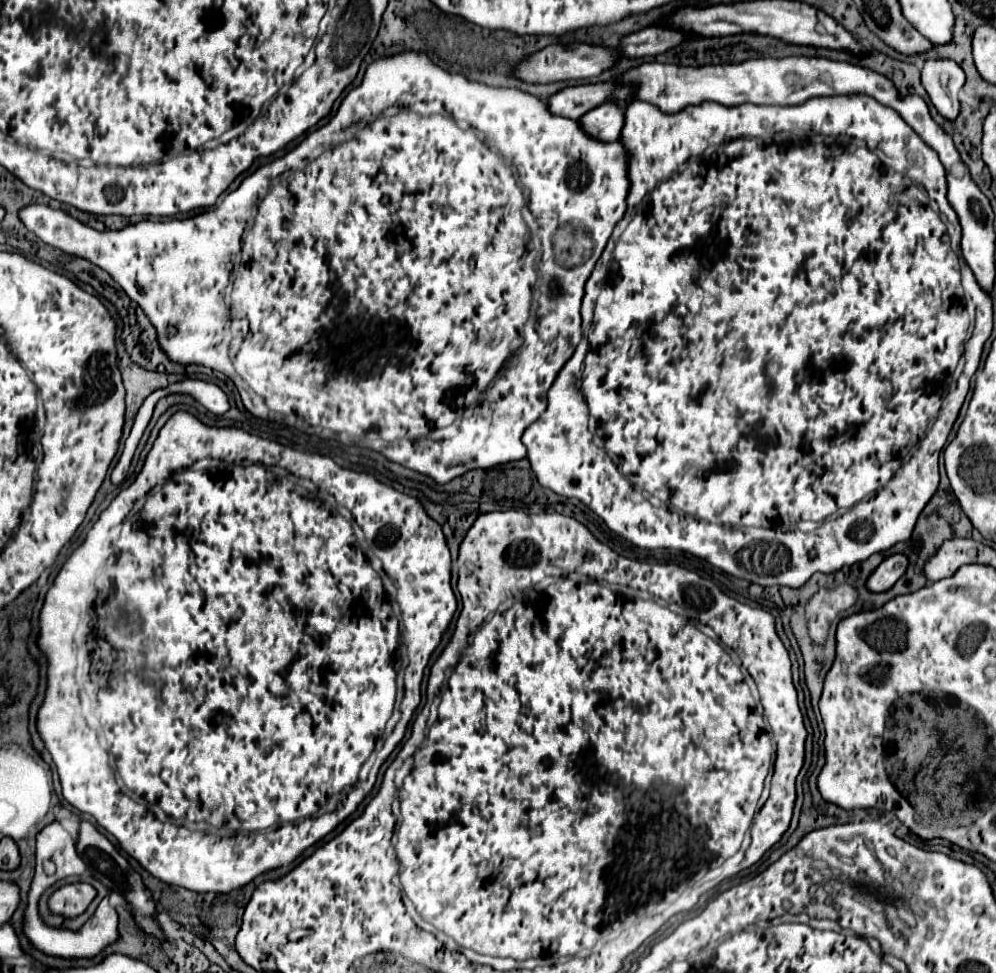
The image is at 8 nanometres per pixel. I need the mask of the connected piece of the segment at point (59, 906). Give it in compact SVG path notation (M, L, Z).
M69 883L51 895L49 907L53 913L77 917L87 909L95 893L97 893L95 887L91 887L89 883Z

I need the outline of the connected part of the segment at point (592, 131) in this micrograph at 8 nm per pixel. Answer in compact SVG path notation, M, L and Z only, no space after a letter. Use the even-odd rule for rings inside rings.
M615 103L599 105L585 113L585 117L579 119L579 125L589 133L589 137L597 137L599 141L617 141L623 127L623 113L625 111Z

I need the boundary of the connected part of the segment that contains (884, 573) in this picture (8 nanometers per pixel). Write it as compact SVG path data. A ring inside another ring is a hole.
M897 553L897 555L889 555L887 559L883 559L883 563L869 575L865 587L873 593L879 591L887 591L895 585L895 581L905 573L907 569L907 557Z

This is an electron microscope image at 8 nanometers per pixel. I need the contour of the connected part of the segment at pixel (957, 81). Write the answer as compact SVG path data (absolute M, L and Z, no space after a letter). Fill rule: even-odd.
M927 59L921 69L921 81L945 119L959 115L959 89L965 83L965 73L953 59Z

